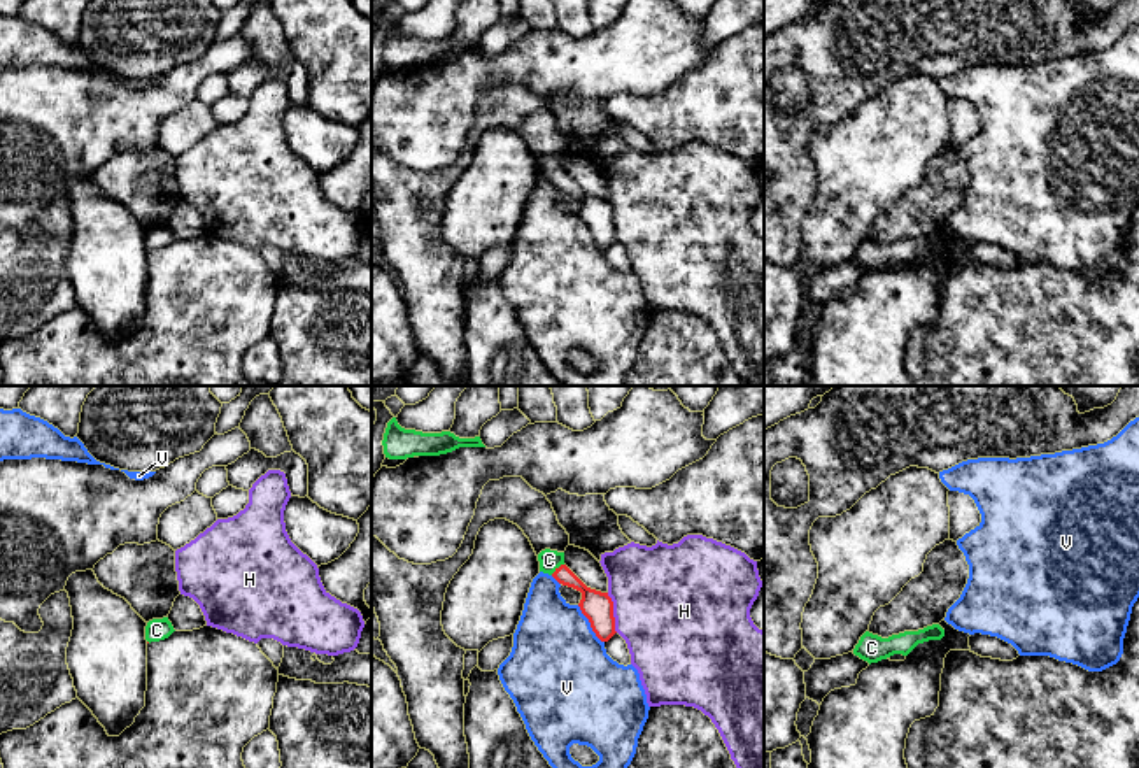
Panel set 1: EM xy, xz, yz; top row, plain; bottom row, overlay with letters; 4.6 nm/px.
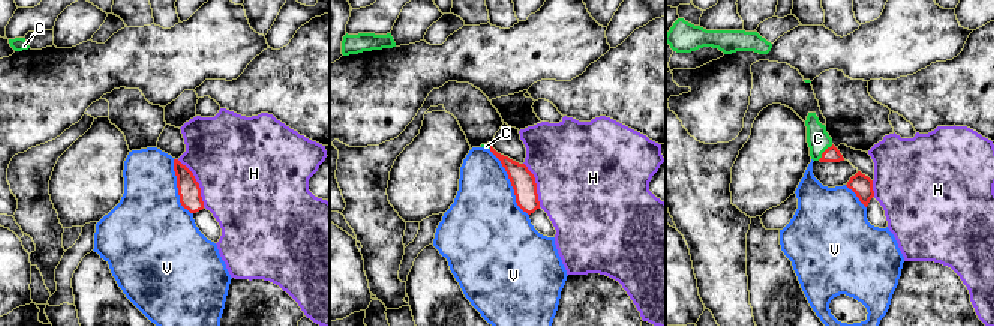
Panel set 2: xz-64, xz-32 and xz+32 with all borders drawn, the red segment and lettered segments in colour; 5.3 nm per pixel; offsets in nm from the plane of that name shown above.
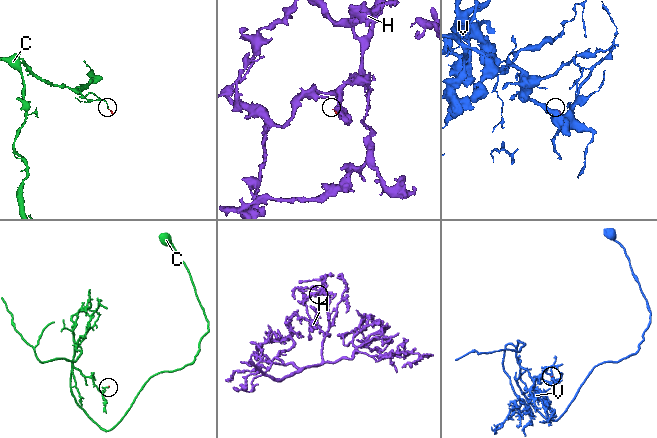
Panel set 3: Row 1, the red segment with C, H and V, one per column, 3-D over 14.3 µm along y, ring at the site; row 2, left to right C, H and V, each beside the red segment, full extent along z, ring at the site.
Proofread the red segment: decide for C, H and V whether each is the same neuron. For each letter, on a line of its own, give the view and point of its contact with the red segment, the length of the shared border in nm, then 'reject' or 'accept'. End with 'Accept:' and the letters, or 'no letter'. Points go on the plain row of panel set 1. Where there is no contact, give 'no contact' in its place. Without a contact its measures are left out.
C: xz (556, 176) | 80 nm | accept
H: xz (612, 220) | 190 nm | reject
V: xz (591, 232) | 220 nm | reject
Accept: C

